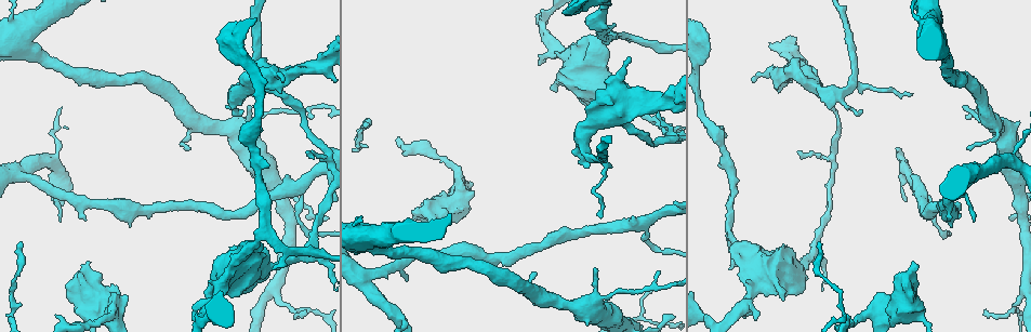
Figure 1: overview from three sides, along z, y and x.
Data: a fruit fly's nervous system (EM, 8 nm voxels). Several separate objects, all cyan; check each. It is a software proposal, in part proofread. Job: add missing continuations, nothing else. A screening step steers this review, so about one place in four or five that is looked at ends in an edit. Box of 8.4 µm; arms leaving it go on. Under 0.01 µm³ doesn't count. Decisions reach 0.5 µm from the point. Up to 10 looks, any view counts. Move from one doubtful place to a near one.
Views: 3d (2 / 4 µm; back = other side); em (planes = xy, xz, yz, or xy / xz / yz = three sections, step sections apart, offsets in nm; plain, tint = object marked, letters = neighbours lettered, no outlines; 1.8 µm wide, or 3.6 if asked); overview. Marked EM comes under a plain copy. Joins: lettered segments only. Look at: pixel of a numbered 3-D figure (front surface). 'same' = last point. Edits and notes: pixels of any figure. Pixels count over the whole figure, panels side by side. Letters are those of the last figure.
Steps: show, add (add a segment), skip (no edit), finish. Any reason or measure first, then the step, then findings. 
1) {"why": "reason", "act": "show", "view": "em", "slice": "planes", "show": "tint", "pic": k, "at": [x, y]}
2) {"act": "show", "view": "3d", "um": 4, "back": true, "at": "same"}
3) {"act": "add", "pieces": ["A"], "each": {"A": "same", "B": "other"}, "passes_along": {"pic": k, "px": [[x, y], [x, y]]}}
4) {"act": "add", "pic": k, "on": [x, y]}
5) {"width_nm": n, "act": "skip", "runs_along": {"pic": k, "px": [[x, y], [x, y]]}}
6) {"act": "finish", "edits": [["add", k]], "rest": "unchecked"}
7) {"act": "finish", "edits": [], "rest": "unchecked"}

{"why": "sudden change in width", "act": "show", "view": "3d", "um": 4, "back": true, "pic": 1, "at": [437, 210]}

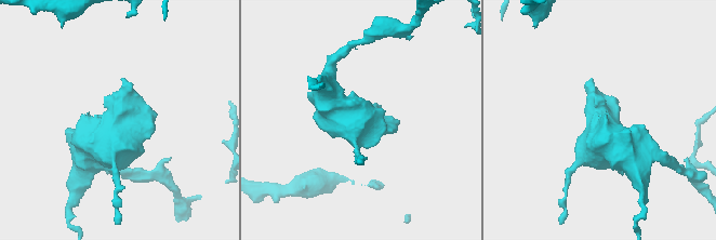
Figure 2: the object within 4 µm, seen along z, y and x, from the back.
{"why": "now the EM", "act": "show", "view": "em", "um": 3.6, "slice": "xy", "step": 4, "show": "letters", "pic": 2, "at": [118, 128]}

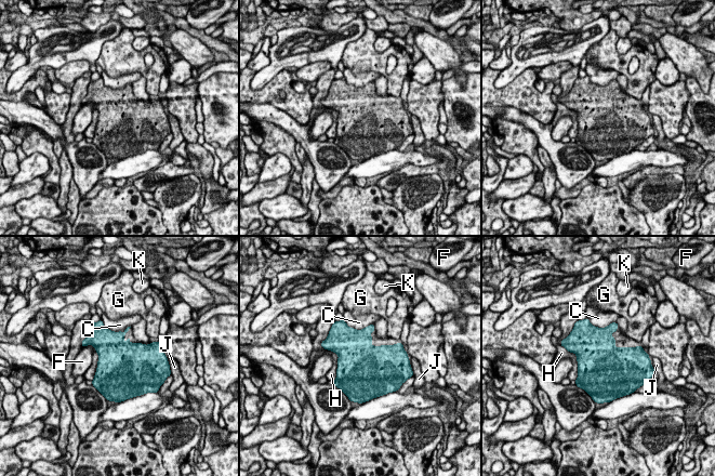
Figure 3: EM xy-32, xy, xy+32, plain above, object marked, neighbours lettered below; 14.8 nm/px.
{"width_nm": 750, "act": "skip", "each": {"C": "other", "F": "other", "G": "other", "H": "other", "J": "other", "K": "other"}, "found": "no lettered segment goes on from it"}

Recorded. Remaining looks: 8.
{"why": "an open end", "act": "show", "view": "em", "slice": "planes", "show": "letters", "pic": 1, "at": [817, 243]}

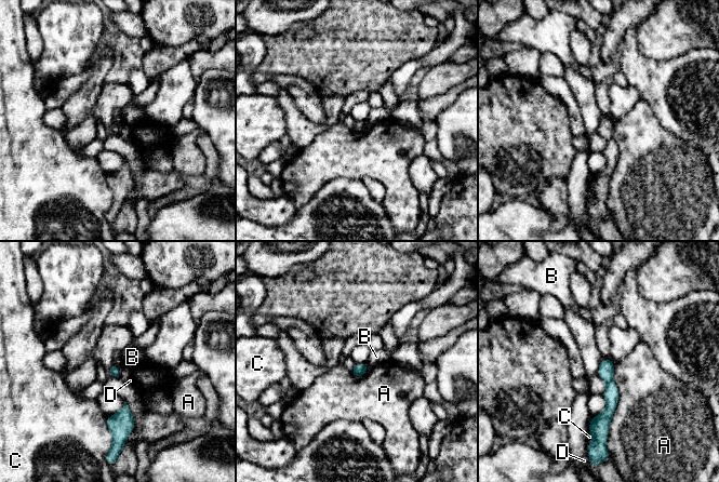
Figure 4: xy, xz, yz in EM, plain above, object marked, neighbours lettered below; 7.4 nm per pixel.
{"act": "skip", "each": {"A": "other", "B": "other", "C": "other", "D": "other"}, "border": {"pic": 4, "px": [[600, 360], [600, 365], [596, 373]]}, "found": "no lettered segment goes on from it"}

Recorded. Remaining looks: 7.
{"why": "thick end", "act": "show", "view": "em", "um": 3.6, "slice": "planes", "show": "letters", "pic": 1, "at": [775, 293]}

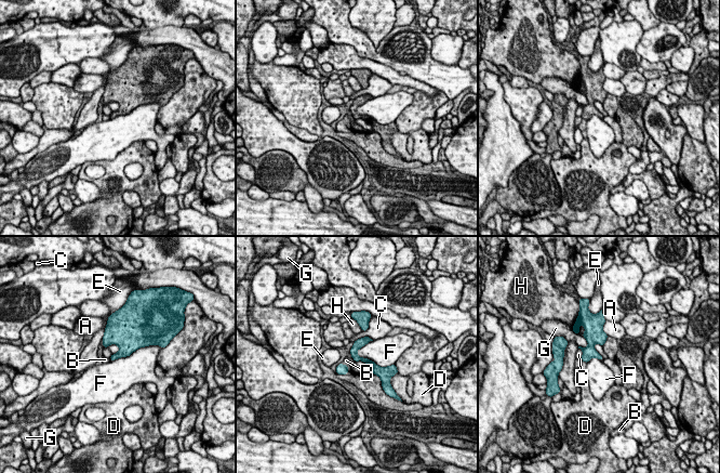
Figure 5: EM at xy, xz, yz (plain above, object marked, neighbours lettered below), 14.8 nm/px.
{"act": "add", "pieces": ["B"], "each": {"A": "other", "B": "same", "C": "other", "D": "other", "E": "other", "F": "other", "G": "other", "H": "other"}, "passes_along": {"pic": 5, "px": [[341, 369], [347, 367], [346, 360]]}, "found": "it goes on there"}

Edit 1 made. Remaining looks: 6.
{"why": "redraw", "act": "show", "view": "overview"}

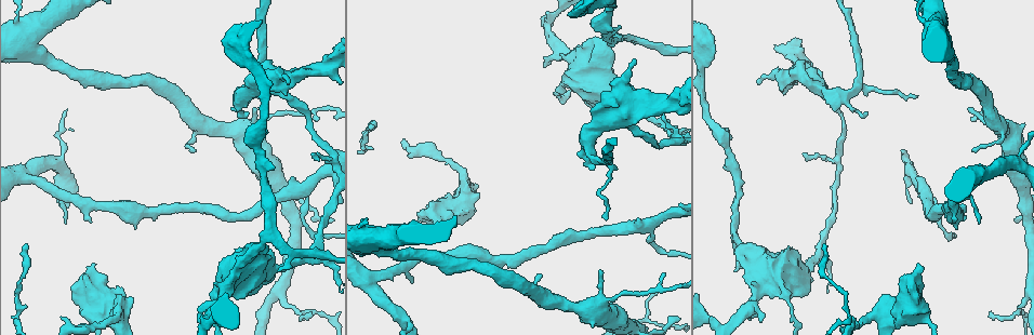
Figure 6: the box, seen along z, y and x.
{"why": "free end", "act": "show", "view": "em", "slice": "planes", "show": "letters", "pic": 6, "at": [602, 272]}

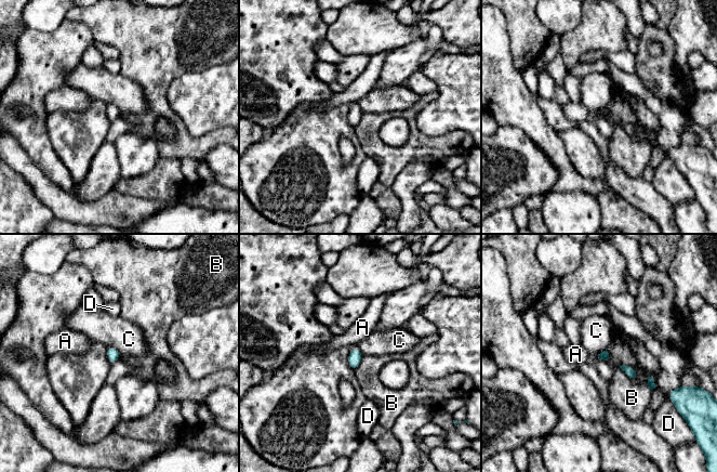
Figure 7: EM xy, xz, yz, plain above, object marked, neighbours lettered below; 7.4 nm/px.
{"act": "skip", "each": {"A": "other", "B": "other", "C": "other", "D": "other"}, "border": {"pic": 7, "px": [[619, 366], [633, 380], [637, 380]]}, "found": "none of them fits"}

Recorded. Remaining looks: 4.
{"act": "finish", "edits": [["add", 5]], "rest": "unchecked"}

